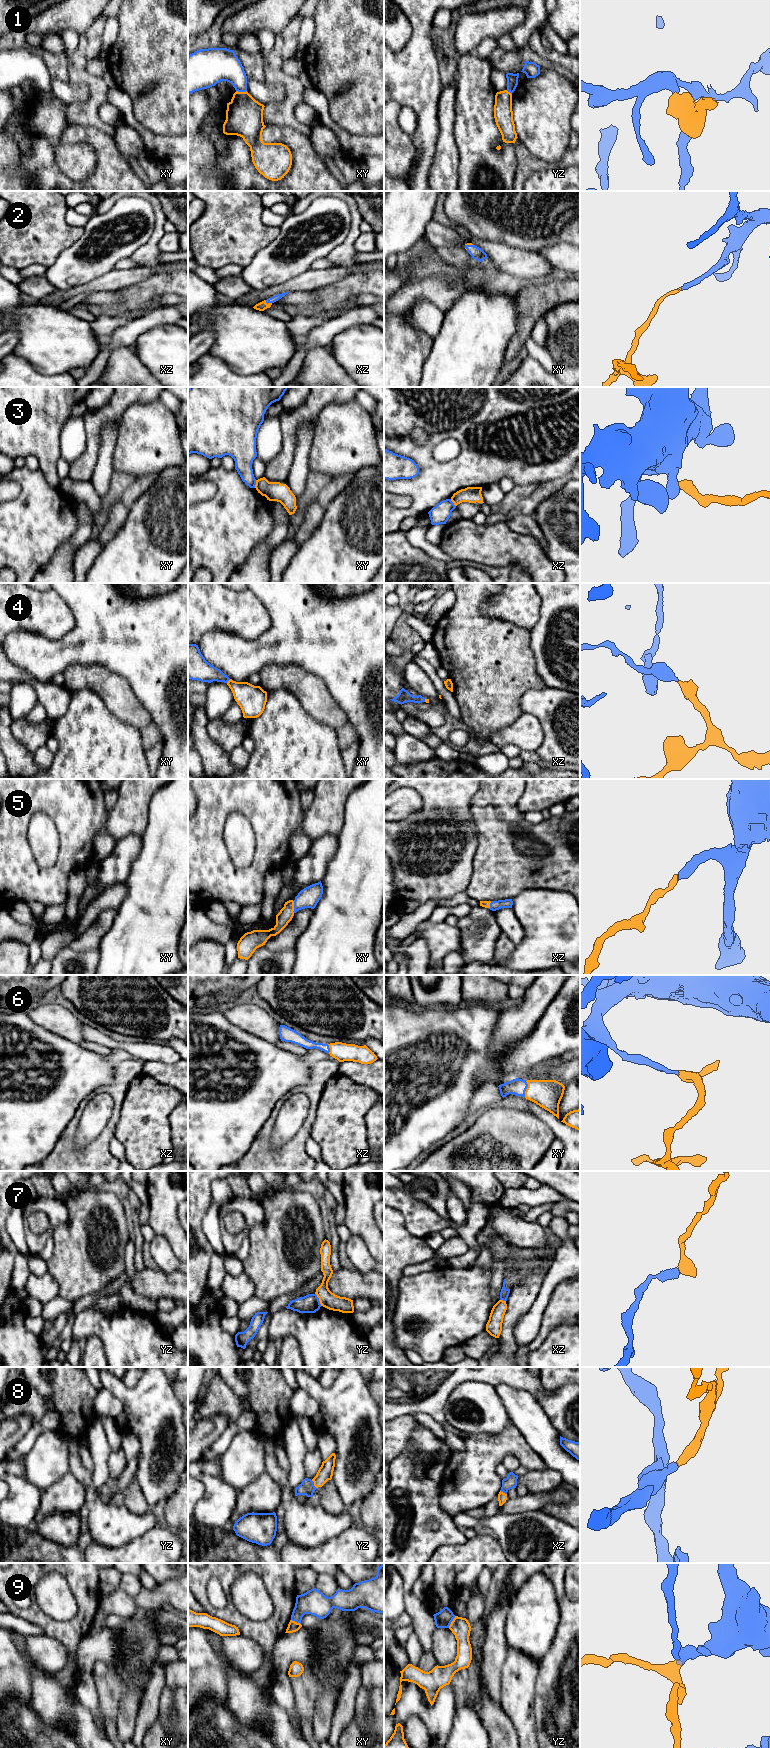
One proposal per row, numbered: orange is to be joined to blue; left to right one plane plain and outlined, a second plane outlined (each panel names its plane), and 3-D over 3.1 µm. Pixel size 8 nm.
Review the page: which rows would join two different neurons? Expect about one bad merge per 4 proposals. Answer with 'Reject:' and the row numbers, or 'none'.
Reject: 1, 3, 7, 9

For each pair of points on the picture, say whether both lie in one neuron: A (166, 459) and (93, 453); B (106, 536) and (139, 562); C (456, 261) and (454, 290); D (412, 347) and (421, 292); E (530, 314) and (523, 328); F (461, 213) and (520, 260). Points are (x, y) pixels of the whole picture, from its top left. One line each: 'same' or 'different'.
A: different
B: different
C: different
D: different
E: same
F: different

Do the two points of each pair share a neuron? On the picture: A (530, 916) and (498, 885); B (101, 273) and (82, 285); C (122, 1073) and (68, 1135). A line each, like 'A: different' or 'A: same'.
A: different
B: same
C: same

